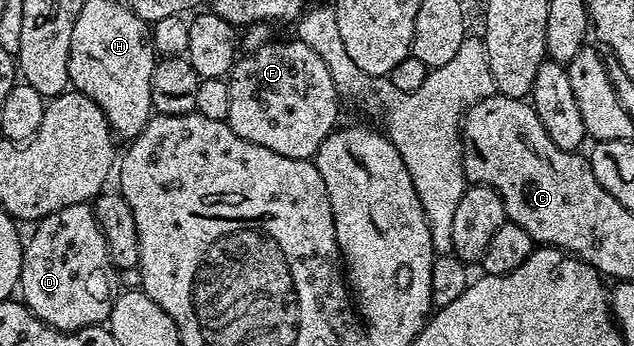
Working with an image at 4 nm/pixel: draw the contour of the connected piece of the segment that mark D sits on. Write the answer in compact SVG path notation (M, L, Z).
M80 203L71 205L67 208L59 209L58 212L51 213L50 216L40 219L35 225L35 230L25 243L22 260L22 272L20 273L20 284L18 287L21 301L34 316L38 316L38 320L42 320L47 326L53 326L55 330L81 330L87 326L99 326L107 323L116 297L120 293L119 275L109 256L108 242L105 240L103 232L99 224L97 224L95 209L89 203Z

